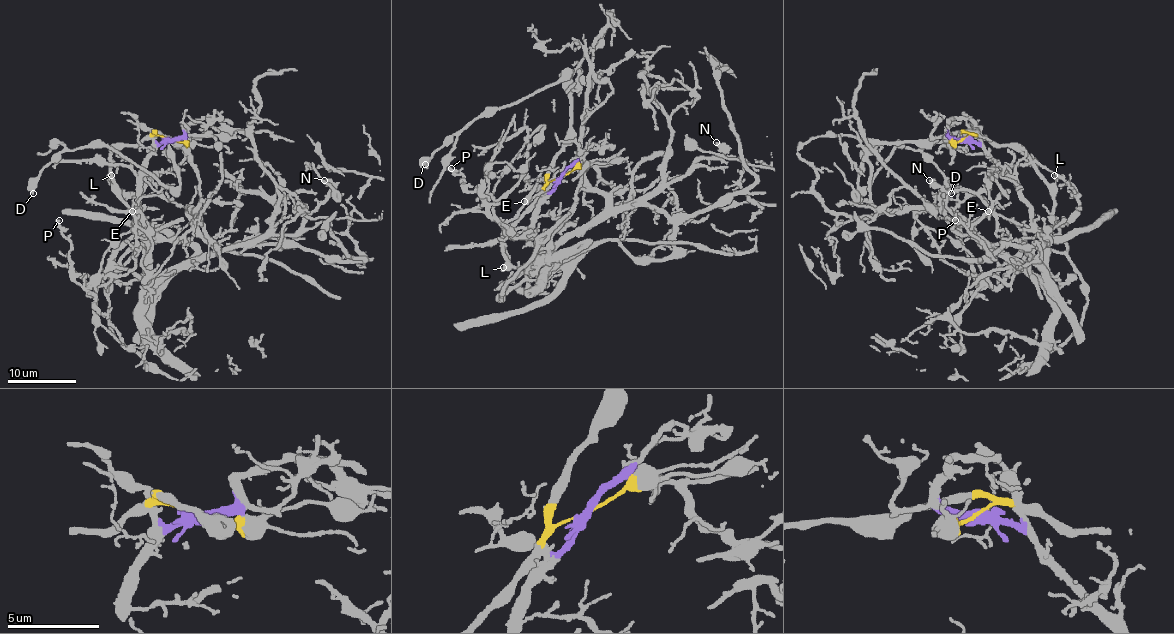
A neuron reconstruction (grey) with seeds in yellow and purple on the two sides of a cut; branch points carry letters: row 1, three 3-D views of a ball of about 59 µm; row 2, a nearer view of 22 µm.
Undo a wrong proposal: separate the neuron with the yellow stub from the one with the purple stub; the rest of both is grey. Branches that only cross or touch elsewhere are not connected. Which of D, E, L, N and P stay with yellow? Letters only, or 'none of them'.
D, L

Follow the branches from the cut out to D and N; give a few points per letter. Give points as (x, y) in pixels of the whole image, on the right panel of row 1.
D: (963, 137), (966, 132), (913, 142), (867, 141), (862, 160), (860, 187), (896, 146), (918, 149), (951, 194)
N: (963, 137), (977, 142), (1030, 208), (1042, 240), (1042, 278), (984, 238), (961, 235), (929, 180)

